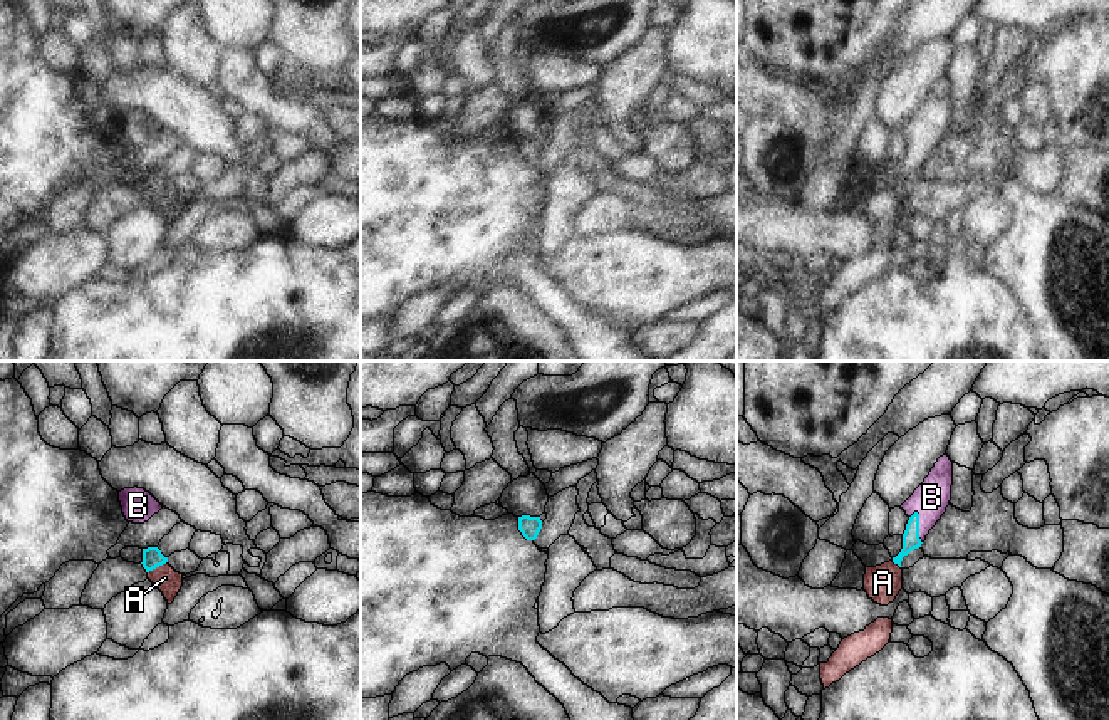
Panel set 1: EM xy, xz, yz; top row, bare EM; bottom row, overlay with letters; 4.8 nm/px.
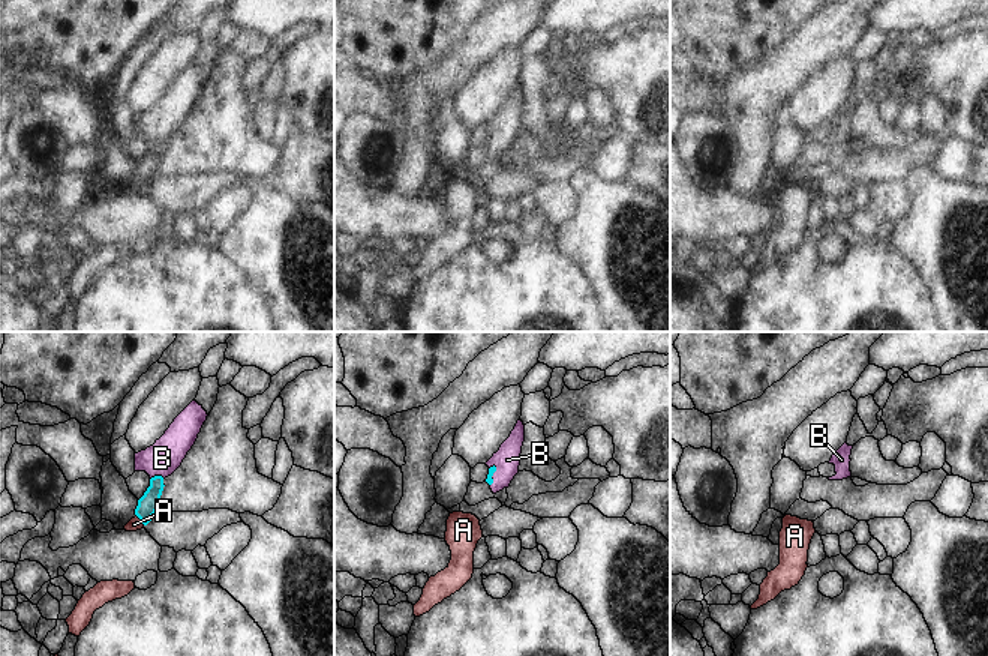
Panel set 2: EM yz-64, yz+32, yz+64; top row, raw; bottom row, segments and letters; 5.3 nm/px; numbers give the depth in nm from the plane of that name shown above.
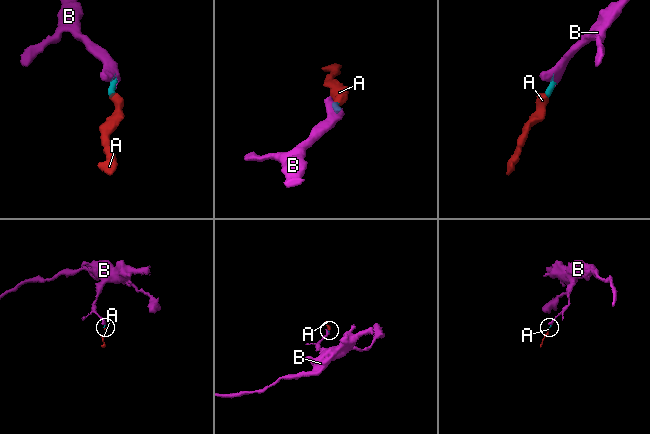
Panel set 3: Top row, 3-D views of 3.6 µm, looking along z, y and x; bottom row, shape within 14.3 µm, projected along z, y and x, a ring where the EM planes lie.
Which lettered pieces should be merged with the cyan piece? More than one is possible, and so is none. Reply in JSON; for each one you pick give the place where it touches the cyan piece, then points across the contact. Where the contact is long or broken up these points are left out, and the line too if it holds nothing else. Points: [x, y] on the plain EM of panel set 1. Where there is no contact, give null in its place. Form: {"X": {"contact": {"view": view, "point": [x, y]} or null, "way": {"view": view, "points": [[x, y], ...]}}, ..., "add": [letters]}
{"A": {"contact": {"view": "xy", "point": [156, 190]}, "way": {"view": "xy", "points": [[151, 182], [156, 190], [165, 202]]}}, "B": {"contact": {"view": "yz", "point": [918, 151]}, "way": {"view": "yz", "points": [[911, 165], [918, 151], [931, 121]]}}, "add": ["A", "B"]}

